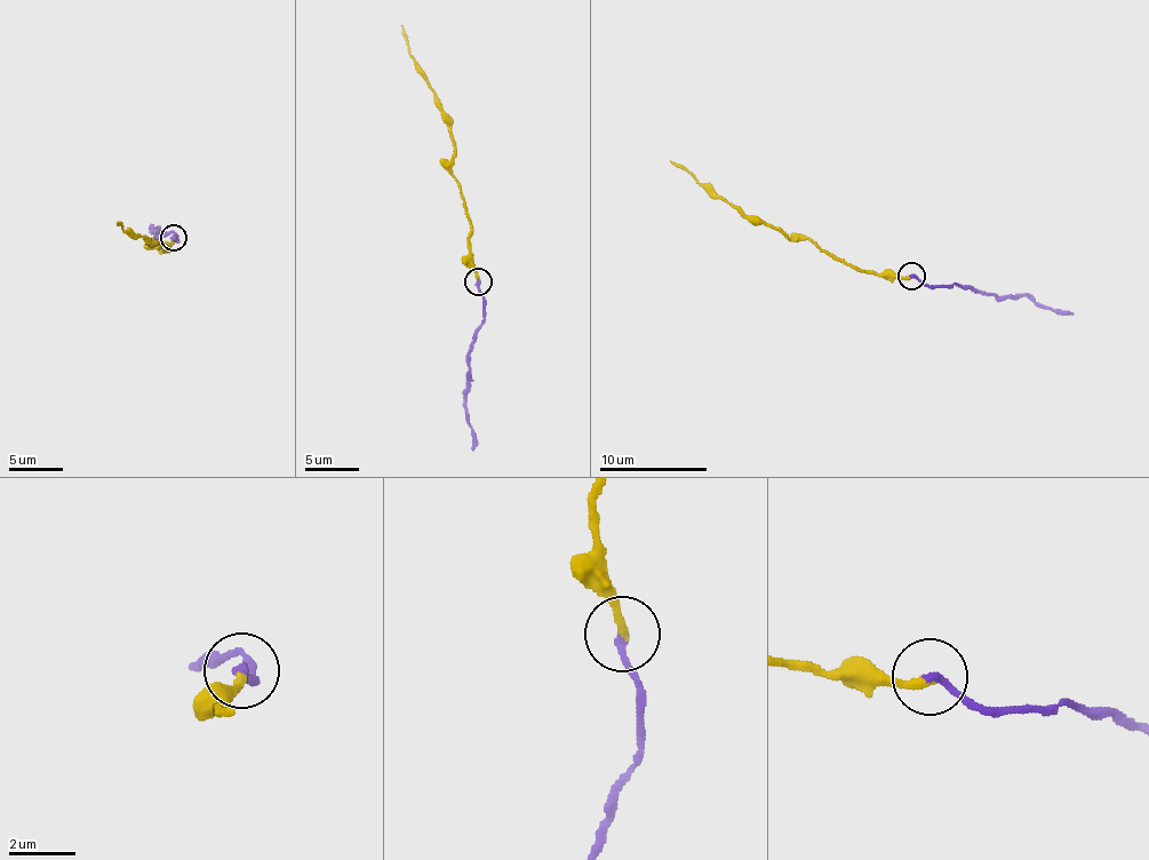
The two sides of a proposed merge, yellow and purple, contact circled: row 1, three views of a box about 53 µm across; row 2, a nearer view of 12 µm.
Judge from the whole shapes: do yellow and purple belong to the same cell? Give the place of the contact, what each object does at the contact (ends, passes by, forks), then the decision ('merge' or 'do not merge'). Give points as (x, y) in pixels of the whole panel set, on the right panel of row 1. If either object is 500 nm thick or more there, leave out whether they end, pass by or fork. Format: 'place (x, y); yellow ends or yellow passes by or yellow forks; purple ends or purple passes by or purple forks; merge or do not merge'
place (911, 276); yellow ends; purple ends; do not merge

